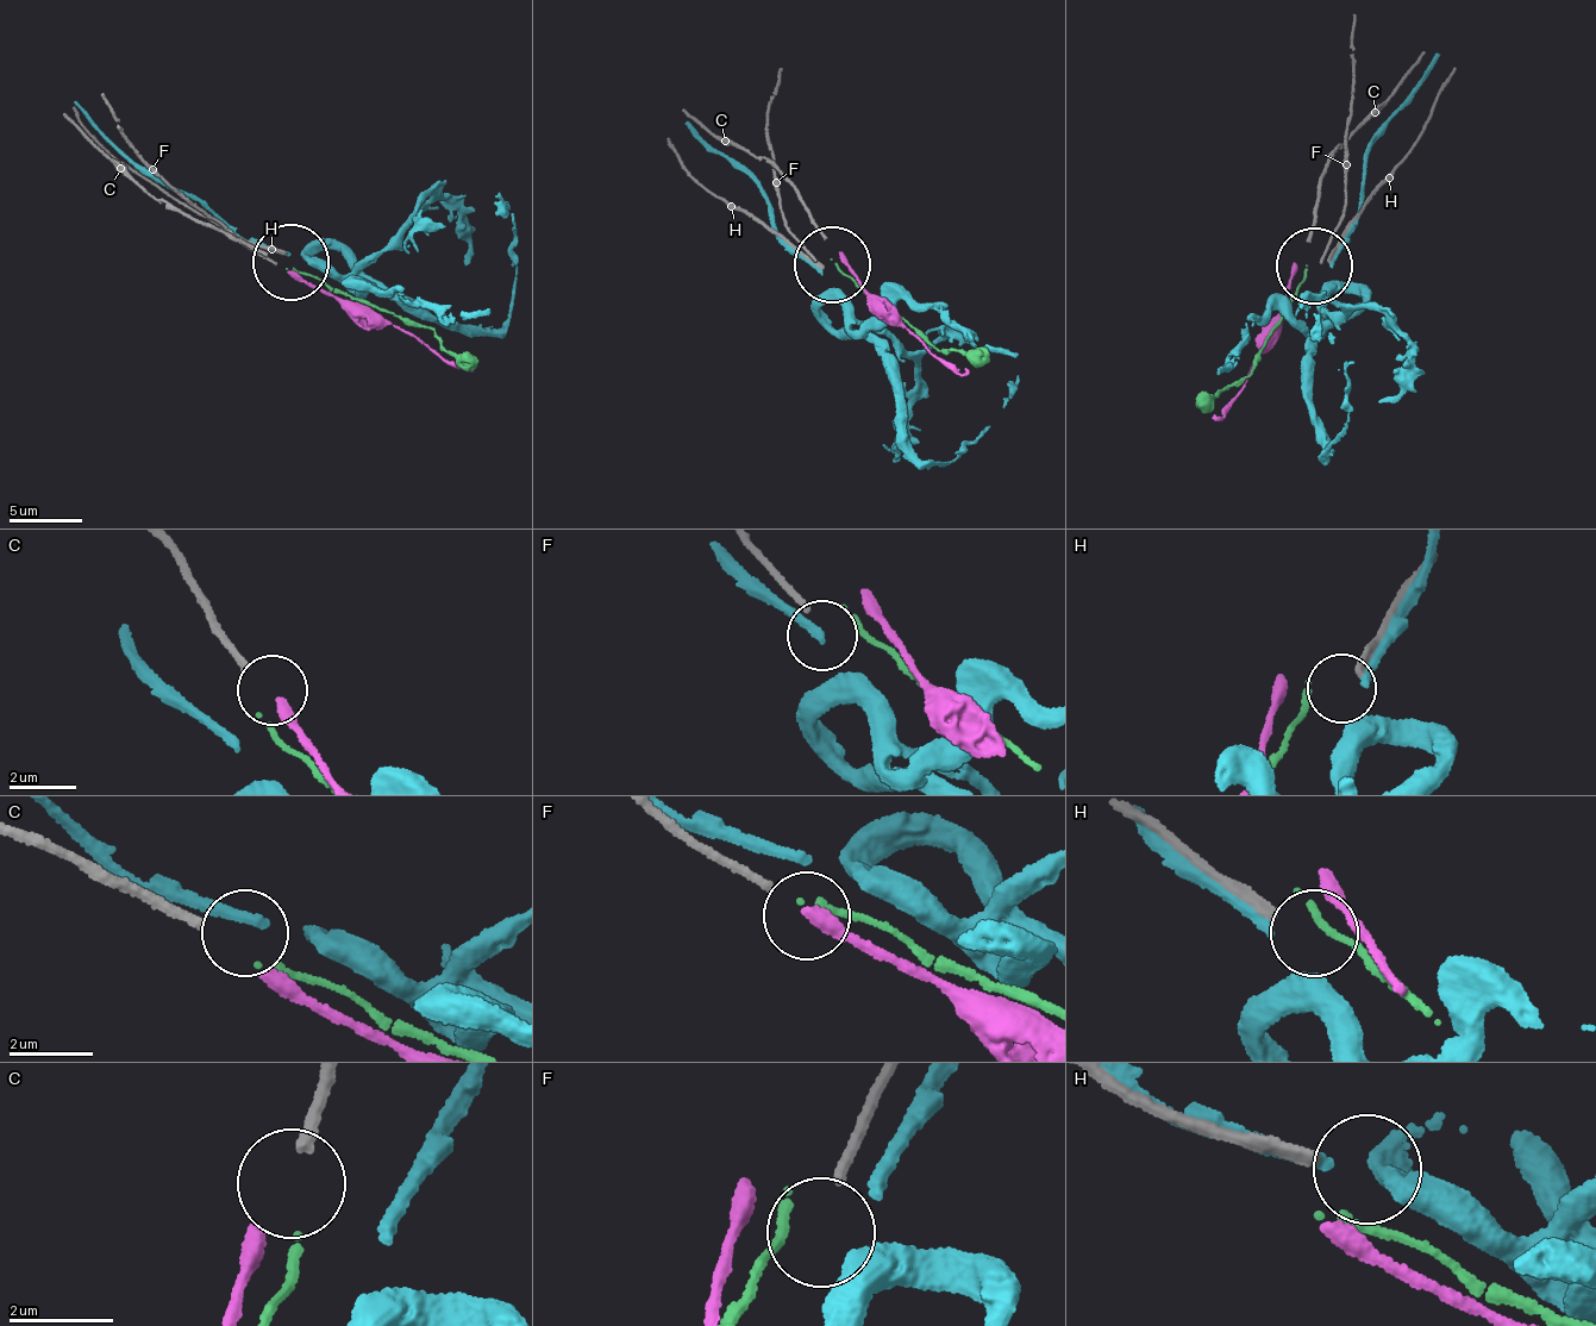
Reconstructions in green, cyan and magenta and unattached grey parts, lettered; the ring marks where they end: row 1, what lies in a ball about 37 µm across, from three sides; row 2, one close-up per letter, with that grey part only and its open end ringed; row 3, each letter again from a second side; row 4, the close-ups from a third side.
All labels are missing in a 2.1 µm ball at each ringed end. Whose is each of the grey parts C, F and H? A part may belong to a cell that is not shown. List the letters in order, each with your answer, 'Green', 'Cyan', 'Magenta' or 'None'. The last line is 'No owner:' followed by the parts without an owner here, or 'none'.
C: None
F: None
H: None
No owner: C, F, H

